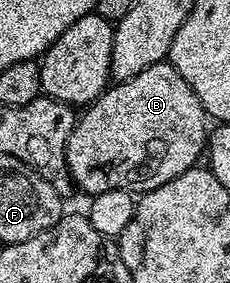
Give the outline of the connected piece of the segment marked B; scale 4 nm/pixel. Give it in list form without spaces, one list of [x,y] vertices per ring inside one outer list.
[[[162,60],[147,64],[147,68],[143,68],[143,72],[139,72],[139,76],[131,76],[127,80],[117,82],[106,88],[94,102],[84,107],[83,113],[78,117],[77,123],[73,126],[71,136],[67,140],[67,152],[65,153],[69,176],[73,180],[74,187],[78,191],[82,190],[85,196],[102,194],[103,192],[115,192],[116,190],[127,190],[134,195],[140,196],[144,190],[150,190],[159,184],[167,184],[167,180],[179,176],[179,172],[198,165],[202,161],[201,153],[204,150],[206,153],[207,150],[207,142],[205,146],[205,118],[207,119],[207,111],[205,105],[201,102],[201,97],[195,92],[195,88],[191,88],[191,84],[187,84],[183,72],[179,72],[179,68],[175,68],[173,62]]]

